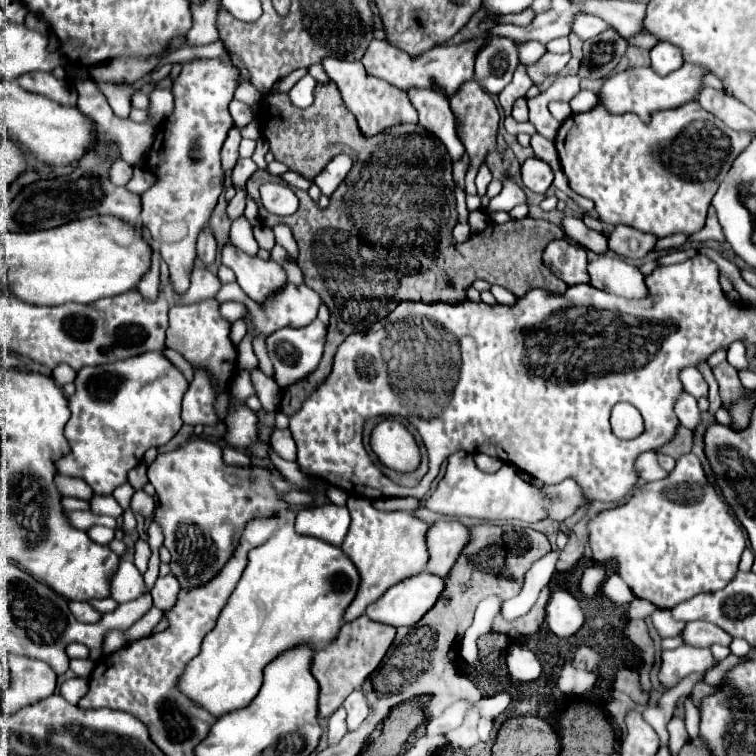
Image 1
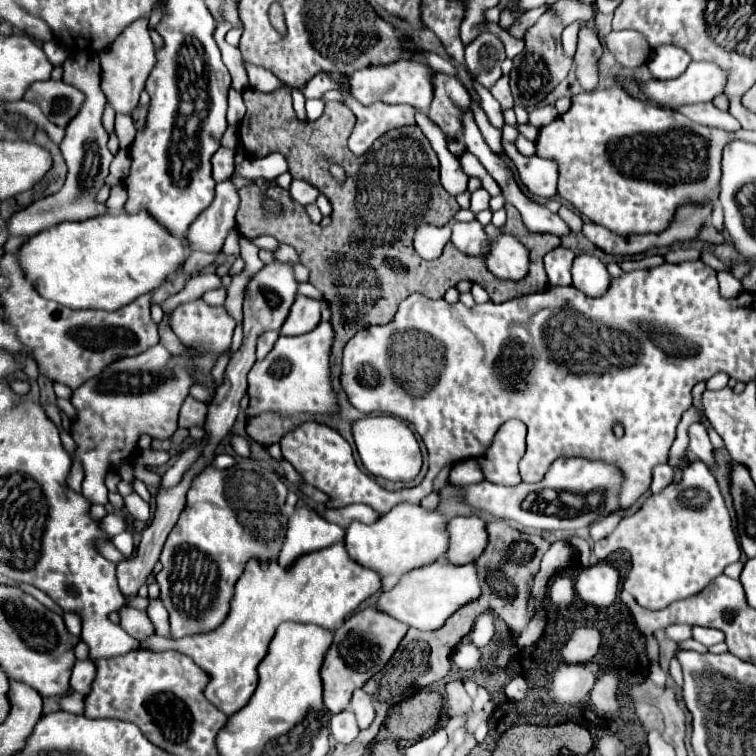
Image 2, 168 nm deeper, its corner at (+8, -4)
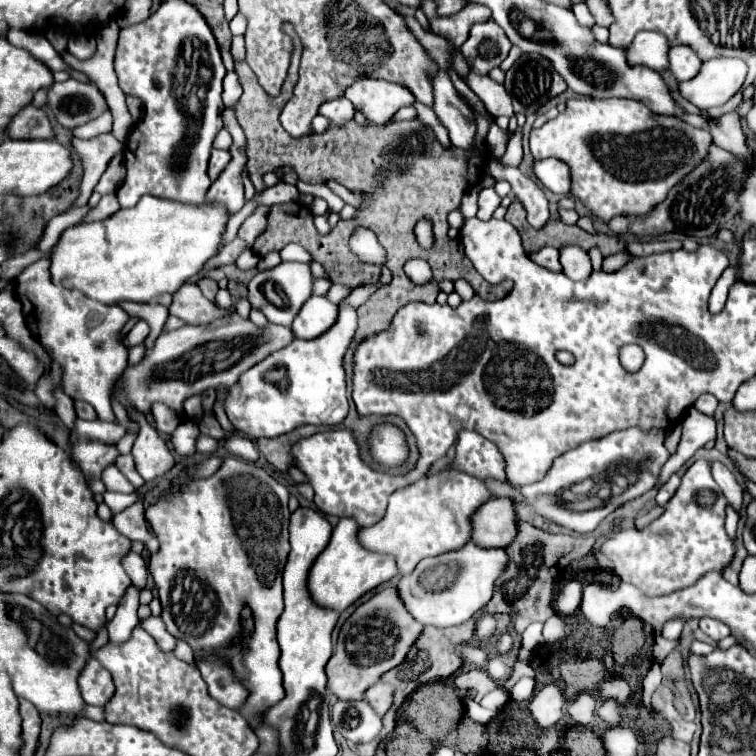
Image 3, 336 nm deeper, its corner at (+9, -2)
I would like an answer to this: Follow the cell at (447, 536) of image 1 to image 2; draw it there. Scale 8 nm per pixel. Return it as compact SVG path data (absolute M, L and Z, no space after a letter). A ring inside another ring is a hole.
M476 515L450 519L448 535L450 535L450 543L444 559L450 559L450 563L456 565L466 565L478 559L478 555L484 551L488 543L486 523Z

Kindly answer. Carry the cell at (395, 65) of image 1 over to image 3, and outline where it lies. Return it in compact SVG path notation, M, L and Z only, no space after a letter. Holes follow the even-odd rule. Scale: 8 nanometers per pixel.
M361 77L345 89L345 97L373 125L385 125L401 107L413 105L415 97L403 87L389 81Z

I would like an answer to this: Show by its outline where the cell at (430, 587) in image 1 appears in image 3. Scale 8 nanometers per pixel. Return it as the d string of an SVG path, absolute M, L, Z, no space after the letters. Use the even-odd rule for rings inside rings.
M467 543L457 551L419 561L413 573L399 581L399 593L409 613L423 625L453 627L469 621L493 597L497 577L507 569L509 557L505 549L483 549Z

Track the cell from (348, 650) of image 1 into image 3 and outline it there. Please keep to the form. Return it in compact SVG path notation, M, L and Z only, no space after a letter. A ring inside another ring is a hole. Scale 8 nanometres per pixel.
M387 587L361 603L355 613L343 623L333 657L327 663L327 679L331 691L343 701L363 699L363 693L375 685L387 671L401 665L413 647L413 641L423 633L423 625L405 609L397 587Z

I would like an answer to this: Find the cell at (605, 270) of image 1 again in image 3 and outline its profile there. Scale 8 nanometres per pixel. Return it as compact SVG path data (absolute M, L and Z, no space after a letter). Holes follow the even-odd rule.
M567 245L559 249L559 257L561 257L561 265L563 265L563 273L573 279L573 281L583 281L585 277L591 275L593 267L591 267L591 259L587 255L585 249L577 247L577 245Z

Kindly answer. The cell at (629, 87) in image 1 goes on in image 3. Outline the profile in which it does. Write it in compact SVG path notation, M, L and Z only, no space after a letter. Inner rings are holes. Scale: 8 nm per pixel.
M711 59L705 61L699 75L679 83L681 95L699 109L721 107L743 89L747 63L741 59Z

